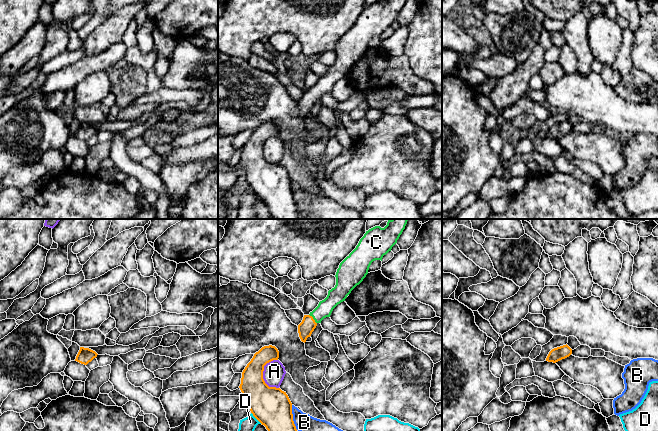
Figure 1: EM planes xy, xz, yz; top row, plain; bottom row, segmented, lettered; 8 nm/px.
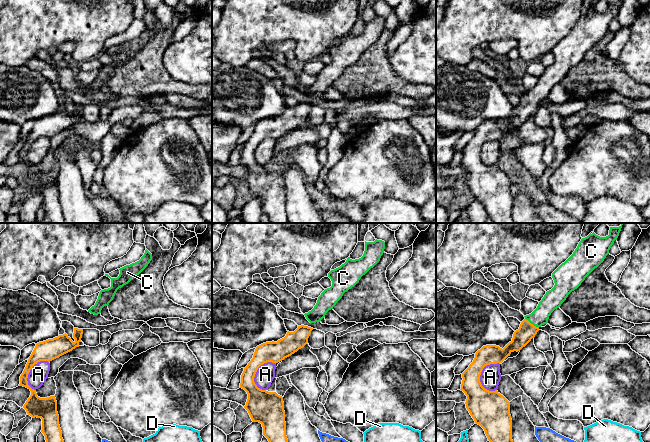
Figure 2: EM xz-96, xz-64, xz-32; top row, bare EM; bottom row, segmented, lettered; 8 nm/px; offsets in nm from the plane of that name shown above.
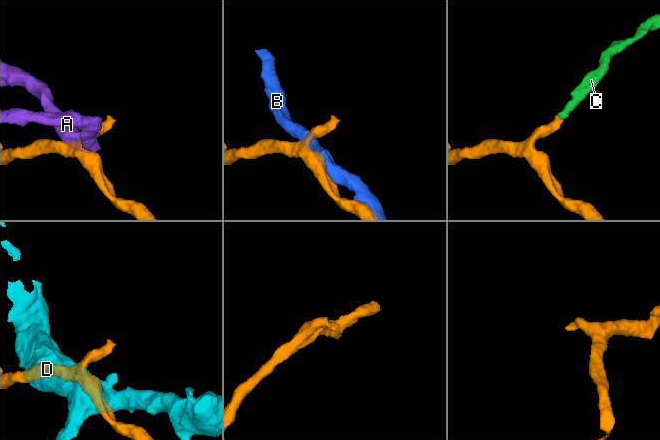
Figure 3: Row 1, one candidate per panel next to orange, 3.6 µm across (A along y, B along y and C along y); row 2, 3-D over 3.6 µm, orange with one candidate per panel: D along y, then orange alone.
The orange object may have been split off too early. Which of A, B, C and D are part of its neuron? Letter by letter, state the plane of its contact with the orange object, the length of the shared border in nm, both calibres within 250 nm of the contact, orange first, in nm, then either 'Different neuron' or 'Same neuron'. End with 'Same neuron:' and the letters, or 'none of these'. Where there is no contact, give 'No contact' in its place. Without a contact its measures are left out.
A: Touches orange in xz. Shared border 240 nm. Thickness 300 nm (orange) against 170 nm. Different neuron
B: Touches orange in xz. Shared border 200 nm. Thickness 320 nm (orange) against 190 nm. Different neuron
C: Touches orange in xz. Shared border 100 nm. Thickness 120 nm (orange) against 130 nm. Same neuron
D: Touches orange in xz. Shared border 130 nm. Thickness 320 nm (orange) against 140 nm. Different neuron
Same neuron: C

